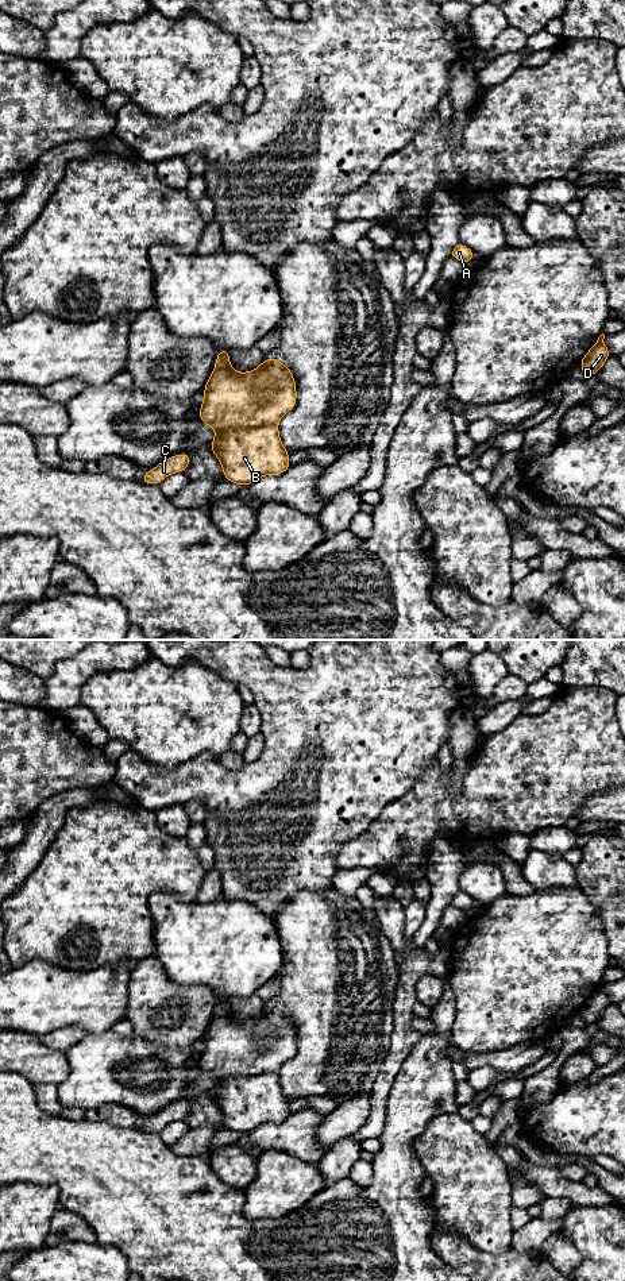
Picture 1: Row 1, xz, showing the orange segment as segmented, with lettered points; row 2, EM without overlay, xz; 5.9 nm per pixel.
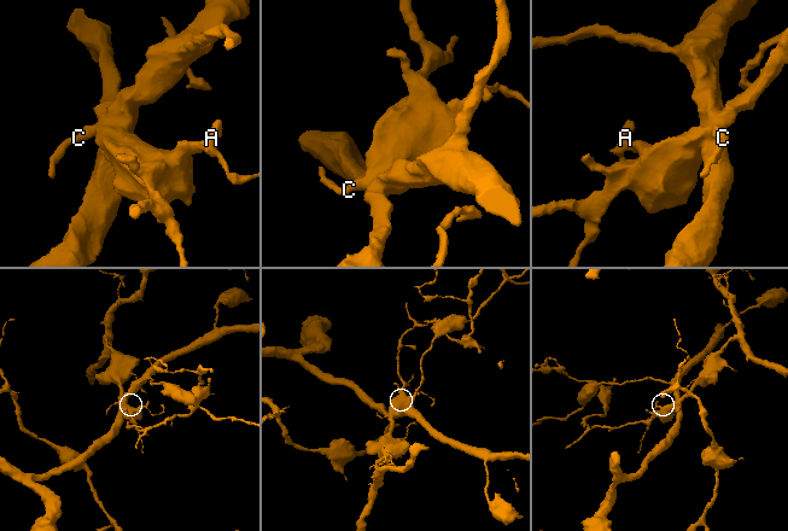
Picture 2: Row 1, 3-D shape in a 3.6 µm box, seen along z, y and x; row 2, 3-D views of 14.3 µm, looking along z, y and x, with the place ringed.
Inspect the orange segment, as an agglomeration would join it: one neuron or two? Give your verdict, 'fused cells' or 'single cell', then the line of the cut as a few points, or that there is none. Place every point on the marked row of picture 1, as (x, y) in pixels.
fused cells; cut xz (276, 424), (232, 427), (220, 439), (215, 454)

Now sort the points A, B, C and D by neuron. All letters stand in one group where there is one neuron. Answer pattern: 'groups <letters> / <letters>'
groups A C D / B

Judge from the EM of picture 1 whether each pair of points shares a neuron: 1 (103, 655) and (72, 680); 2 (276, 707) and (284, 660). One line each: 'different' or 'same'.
1: same
2: different

